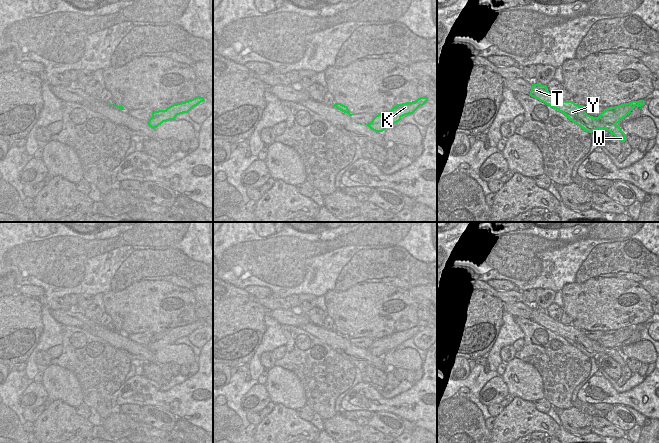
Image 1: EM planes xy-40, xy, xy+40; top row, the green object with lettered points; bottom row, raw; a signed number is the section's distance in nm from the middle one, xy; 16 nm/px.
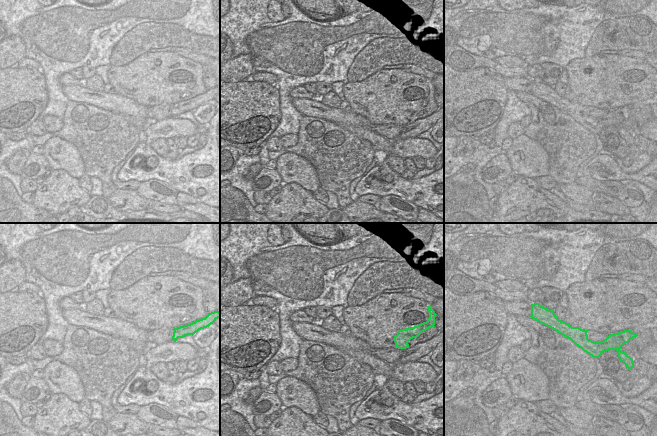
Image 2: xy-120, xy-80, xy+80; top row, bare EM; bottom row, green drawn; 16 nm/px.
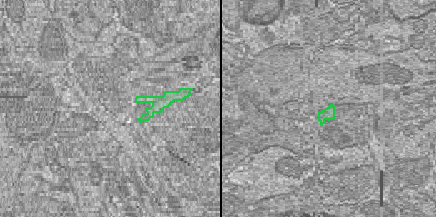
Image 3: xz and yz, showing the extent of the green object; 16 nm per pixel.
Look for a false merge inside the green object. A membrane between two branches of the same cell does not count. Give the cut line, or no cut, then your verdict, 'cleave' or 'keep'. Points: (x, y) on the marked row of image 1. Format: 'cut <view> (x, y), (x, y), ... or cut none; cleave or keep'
cut xy+40 (597, 117), (600, 123), (615, 125); cleave

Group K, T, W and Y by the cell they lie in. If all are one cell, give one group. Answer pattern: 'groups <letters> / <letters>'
groups K / T W Y

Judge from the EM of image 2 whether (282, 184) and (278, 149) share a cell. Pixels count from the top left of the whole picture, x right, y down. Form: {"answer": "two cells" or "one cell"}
{"answer": "two cells"}

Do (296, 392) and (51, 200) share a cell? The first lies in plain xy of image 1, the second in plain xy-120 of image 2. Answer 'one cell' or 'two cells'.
two cells

